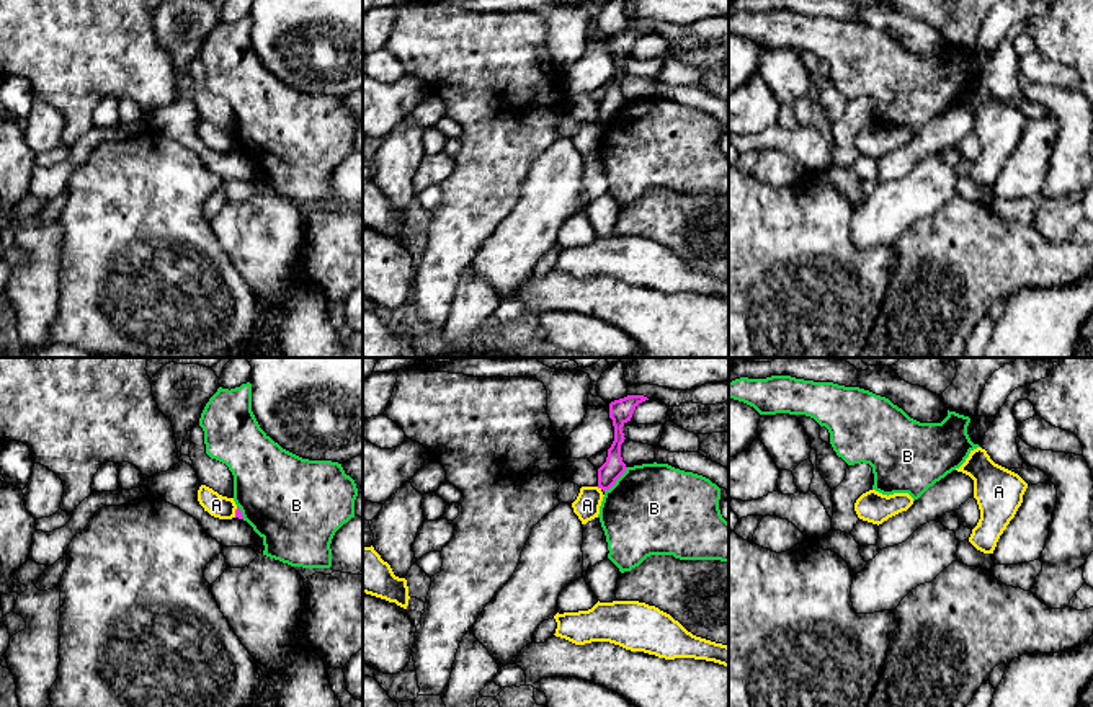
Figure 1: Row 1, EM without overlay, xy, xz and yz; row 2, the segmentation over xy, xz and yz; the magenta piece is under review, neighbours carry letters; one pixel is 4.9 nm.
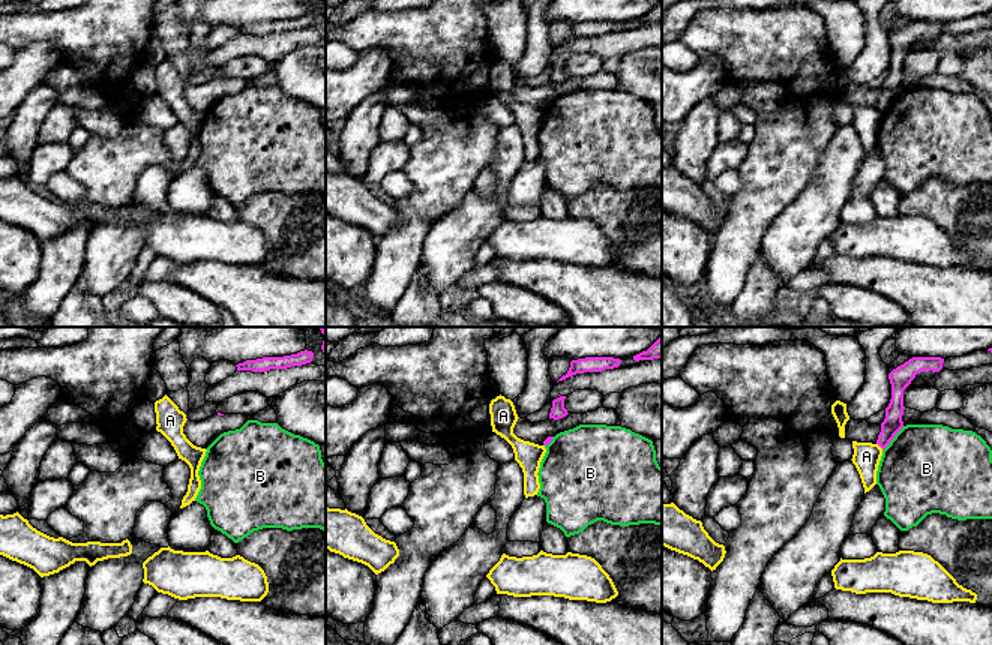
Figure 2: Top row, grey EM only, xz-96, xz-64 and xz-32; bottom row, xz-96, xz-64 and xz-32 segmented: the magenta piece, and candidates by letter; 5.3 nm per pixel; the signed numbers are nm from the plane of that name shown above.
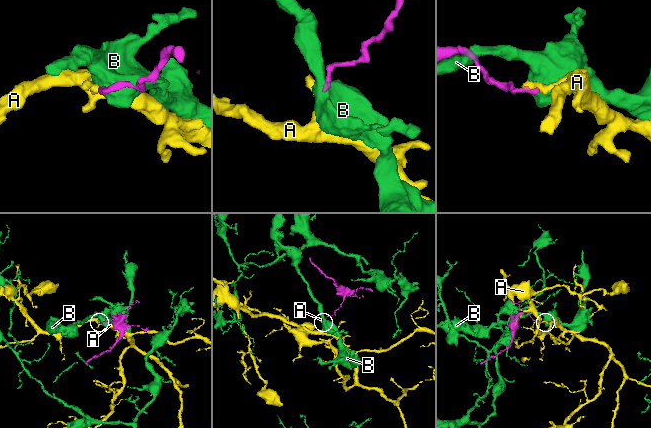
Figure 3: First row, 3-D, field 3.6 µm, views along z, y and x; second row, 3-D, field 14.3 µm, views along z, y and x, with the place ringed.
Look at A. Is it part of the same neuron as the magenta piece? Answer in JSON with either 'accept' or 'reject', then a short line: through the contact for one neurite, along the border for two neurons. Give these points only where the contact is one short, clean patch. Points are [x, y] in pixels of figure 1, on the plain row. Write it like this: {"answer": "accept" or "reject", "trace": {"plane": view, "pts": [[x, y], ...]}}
{"answer": "reject", "trace": {"plane": "xz", "pts": [[597, 121], [602, 123]]}}

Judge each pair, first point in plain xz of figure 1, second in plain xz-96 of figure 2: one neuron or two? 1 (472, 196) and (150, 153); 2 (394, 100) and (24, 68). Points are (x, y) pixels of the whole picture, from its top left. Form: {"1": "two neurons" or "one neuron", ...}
{"1": "one neuron", "2": "one neuron"}

